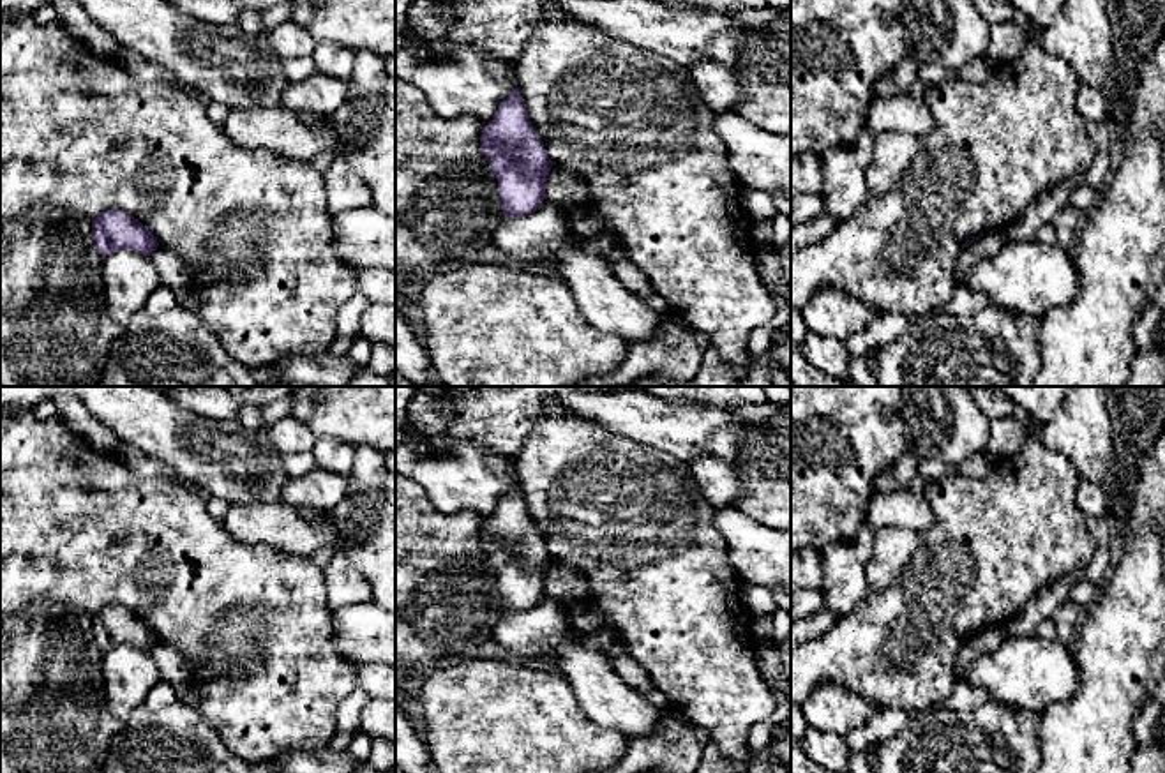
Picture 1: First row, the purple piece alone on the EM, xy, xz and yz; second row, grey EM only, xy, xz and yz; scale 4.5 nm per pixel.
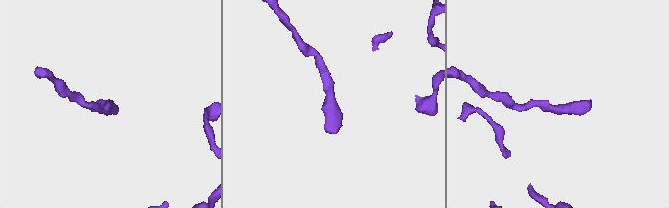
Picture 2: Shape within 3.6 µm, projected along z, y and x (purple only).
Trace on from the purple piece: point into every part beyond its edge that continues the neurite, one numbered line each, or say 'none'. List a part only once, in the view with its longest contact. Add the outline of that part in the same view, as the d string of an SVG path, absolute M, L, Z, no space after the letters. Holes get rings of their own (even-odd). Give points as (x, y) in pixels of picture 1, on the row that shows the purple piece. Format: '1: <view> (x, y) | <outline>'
none

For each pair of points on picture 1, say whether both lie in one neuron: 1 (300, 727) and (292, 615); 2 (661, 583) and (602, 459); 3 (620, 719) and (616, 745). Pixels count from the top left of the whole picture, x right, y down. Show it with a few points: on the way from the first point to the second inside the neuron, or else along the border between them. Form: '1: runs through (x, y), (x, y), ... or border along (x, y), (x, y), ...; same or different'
1: runs through (299, 699), (299, 680), (292, 673), (292, 643); same
2: runs through (650, 553), (643, 533), (602, 489); same
3: border along (583, 712), (599, 726), (618, 731), (629, 742); different

